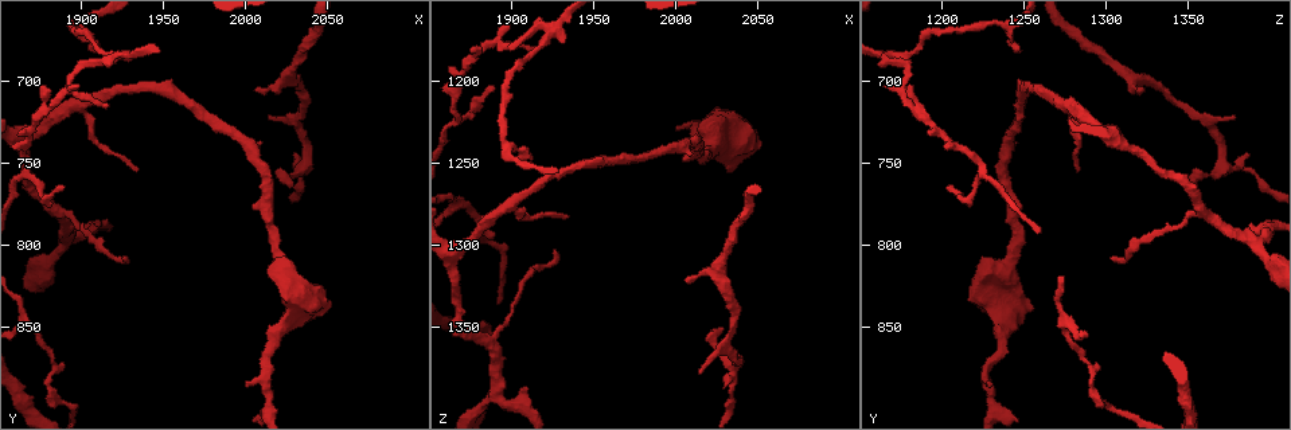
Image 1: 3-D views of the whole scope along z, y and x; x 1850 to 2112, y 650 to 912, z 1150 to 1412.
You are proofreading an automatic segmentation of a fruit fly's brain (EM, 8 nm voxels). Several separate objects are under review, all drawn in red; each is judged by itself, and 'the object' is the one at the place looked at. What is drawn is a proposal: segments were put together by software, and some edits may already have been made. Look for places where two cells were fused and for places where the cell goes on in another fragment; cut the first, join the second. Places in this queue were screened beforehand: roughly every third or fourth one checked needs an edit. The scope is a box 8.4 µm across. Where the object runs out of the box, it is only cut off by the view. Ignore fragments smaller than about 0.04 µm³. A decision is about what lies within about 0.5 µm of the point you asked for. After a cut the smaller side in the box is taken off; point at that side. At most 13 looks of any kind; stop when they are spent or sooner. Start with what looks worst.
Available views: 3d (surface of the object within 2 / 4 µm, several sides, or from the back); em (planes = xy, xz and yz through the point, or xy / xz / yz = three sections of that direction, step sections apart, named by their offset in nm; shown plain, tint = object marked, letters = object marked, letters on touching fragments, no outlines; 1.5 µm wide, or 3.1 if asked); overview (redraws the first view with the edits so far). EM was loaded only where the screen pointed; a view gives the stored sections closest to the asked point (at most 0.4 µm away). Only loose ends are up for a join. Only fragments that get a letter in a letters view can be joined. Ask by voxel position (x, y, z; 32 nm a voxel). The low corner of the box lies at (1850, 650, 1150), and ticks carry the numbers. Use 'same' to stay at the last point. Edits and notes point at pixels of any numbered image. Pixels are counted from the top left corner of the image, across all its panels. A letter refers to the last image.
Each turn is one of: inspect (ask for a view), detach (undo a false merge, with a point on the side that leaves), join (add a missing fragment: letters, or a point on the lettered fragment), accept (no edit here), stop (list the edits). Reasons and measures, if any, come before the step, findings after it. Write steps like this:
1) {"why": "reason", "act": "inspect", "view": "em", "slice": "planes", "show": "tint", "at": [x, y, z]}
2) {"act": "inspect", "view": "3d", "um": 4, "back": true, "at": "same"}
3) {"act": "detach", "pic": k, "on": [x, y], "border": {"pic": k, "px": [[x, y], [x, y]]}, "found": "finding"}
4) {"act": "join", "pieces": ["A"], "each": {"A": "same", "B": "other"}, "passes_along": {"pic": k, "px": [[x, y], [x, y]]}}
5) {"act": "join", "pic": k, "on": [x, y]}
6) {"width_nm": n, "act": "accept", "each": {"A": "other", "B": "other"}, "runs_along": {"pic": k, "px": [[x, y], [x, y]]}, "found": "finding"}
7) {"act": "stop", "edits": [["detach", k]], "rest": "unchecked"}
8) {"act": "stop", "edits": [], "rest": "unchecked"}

{"why": "thin end", "act": "inspect", "view": "em", "slice": "yz", "step": 4, "show": "tint", "at": [2014, 722, 1378]}

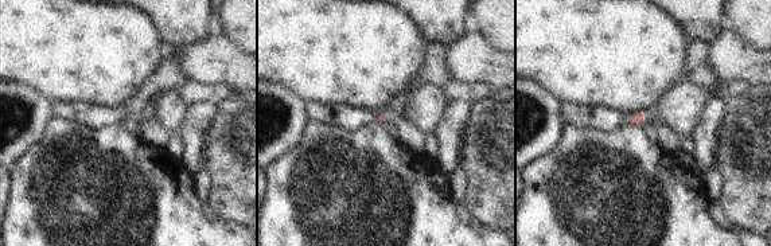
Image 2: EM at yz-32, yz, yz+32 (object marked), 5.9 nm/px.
{"why": "another direction", "act": "inspect", "view": "em", "slice": "planes", "show": "letters", "at": "same"}

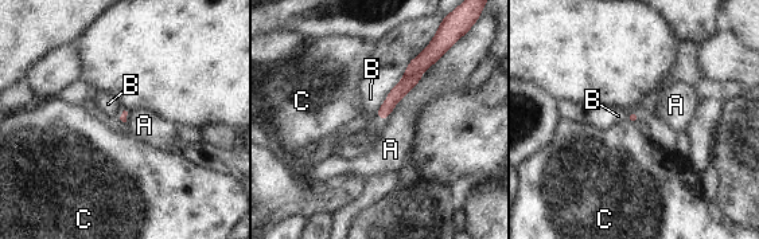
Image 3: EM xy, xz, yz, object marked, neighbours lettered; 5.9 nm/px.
{"longest_contact_nm": ["A", 260], "act": "accept", "each": {"A": "other", "B": "other", "C": "other"}, "runs_along": {"pic": 3, "px": [[431, 57], [412, 74], [381, 116]]}, "found": "no lettered fragment goes on from it"}

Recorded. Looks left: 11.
{"why": "branch stops here", "act": "inspect", "view": "3d", "um": 2, "at": [1926, 808, 1300]}

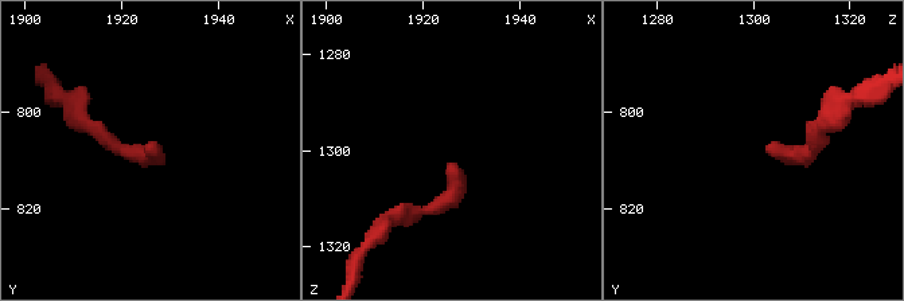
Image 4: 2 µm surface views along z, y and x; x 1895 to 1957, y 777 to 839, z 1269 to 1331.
{"act": "inspect", "view": "em", "slice": "planes", "show": "letters", "at": [1926, 808, 1302]}

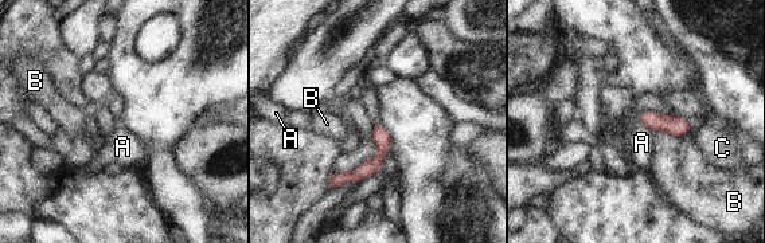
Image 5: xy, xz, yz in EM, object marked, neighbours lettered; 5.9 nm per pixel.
{"width_nm": 110, "longest_contact_nm": ["B", 220], "act": "accept", "each": {"A": "other", "B": "other", "C": "other"}, "found": "none of them fits"}

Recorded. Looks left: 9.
{"why": "thin end", "act": "inspect", "view": "em", "slice": "xz", "step": 8, "show": "tint", "at": [1910, 680, 1246]}

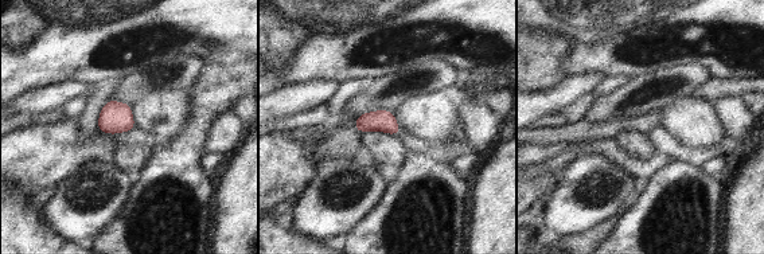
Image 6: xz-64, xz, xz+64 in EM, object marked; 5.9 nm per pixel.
{"why": "another direction", "act": "inspect", "view": "em", "slice": "planes", "show": "letters", "at": "same"}

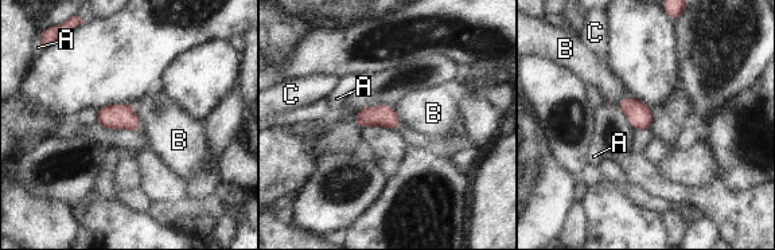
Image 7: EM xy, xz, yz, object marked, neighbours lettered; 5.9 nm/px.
{"width_nm": 130, "act": "accept", "each": {"A": "other", "B": "other", "C": "other"}, "border": {"pic": 7, "px": [[133, 104], [133, 112], [141, 131]]}, "found": "none of them fits"}

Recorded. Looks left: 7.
{"why": "branch stops here", "act": "inspect", "view": "3d", "um": 4, "back": true, "at": [2004, 704, 1322]}

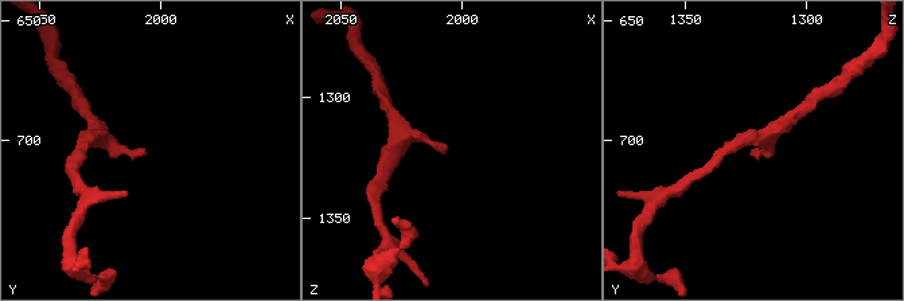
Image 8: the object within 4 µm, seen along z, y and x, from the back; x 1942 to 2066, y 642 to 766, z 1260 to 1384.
{"act": "inspect", "view": "em", "slice": "xy", "step": 4, "show": "letters", "at": [2005, 705, 1323]}

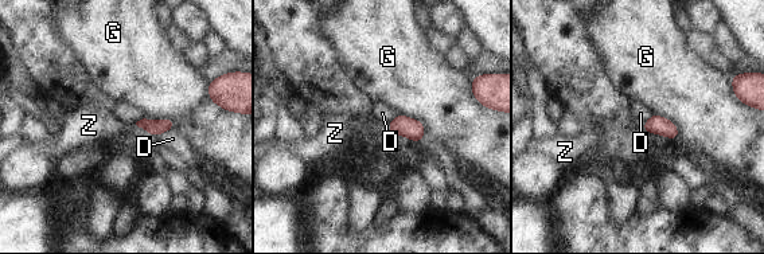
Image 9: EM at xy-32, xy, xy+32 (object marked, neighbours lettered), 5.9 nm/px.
{"why": "another direction", "act": "inspect", "view": "em", "slice": "planes", "show": "letters", "at": "same"}

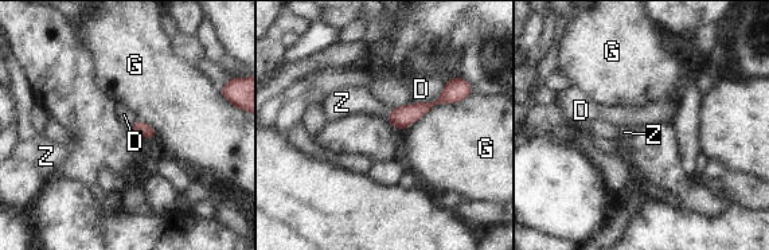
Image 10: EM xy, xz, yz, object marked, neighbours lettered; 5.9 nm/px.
{"act": "join", "pieces": ["Z"], "each": {"D": "other", "G": "other", "Z": "same"}, "passes_along": {"pic": 10, "px": [[401, 117], [390, 113], [351, 101]]}, "found": "it goes on there"}

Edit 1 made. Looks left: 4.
{"why": "a fork", "act": "inspect", "view": "3d", "um": 4, "at": [1890, 798, 1390]}

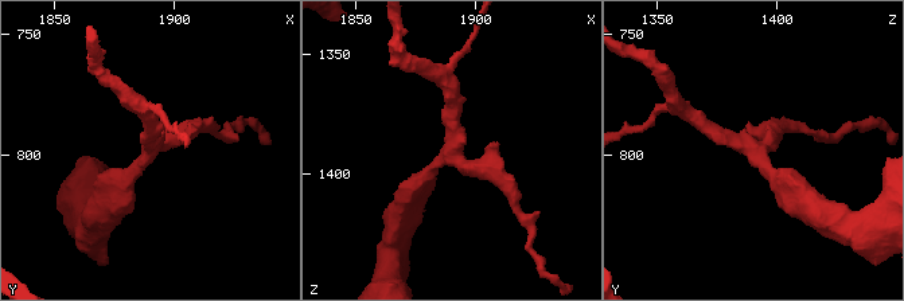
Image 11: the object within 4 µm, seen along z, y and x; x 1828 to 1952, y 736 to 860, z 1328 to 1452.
{"act": "inspect", "view": "em", "slice": "xy", "step": 8, "show": "letters", "at": [1890, 798, 1390]}

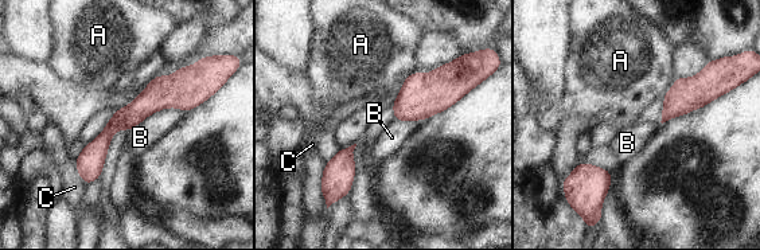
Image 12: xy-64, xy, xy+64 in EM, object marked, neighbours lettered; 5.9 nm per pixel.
{"act": "accept", "each": {"A": "other", "B": "other", "C": "other"}, "runs_along": {"pic": 12, "px": [[197, 97], [154, 97], [106, 133], [81, 171]]}, "found": "continuous, no second cell"}

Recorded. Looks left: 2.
{"act": "stop", "edits": [["join", 10]], "rest": "unchecked"}

